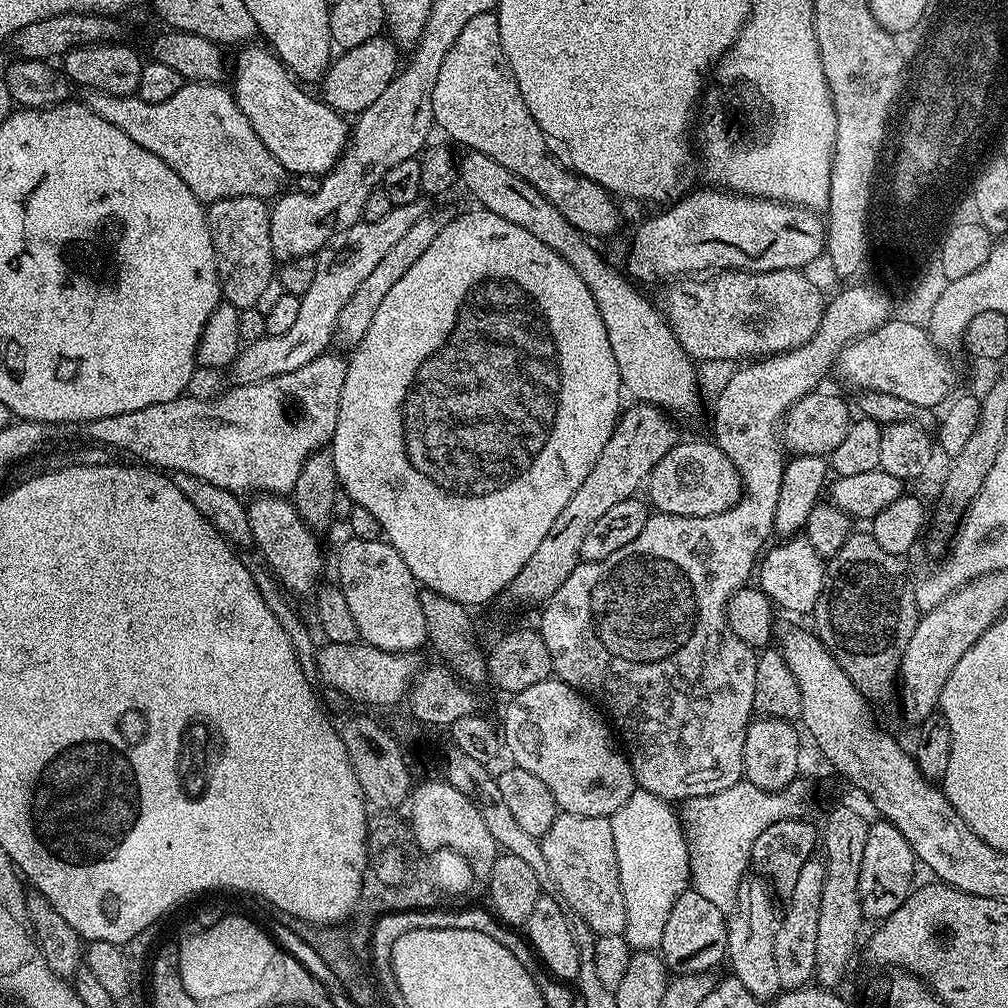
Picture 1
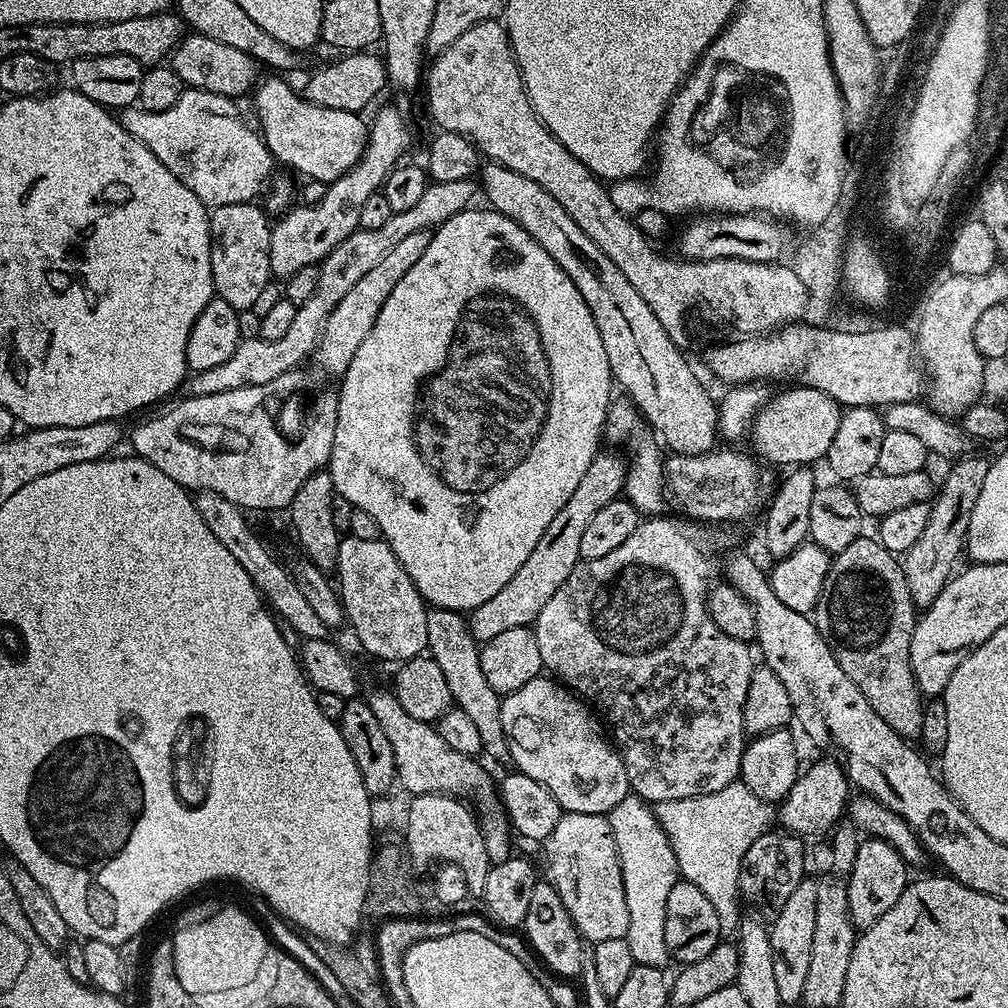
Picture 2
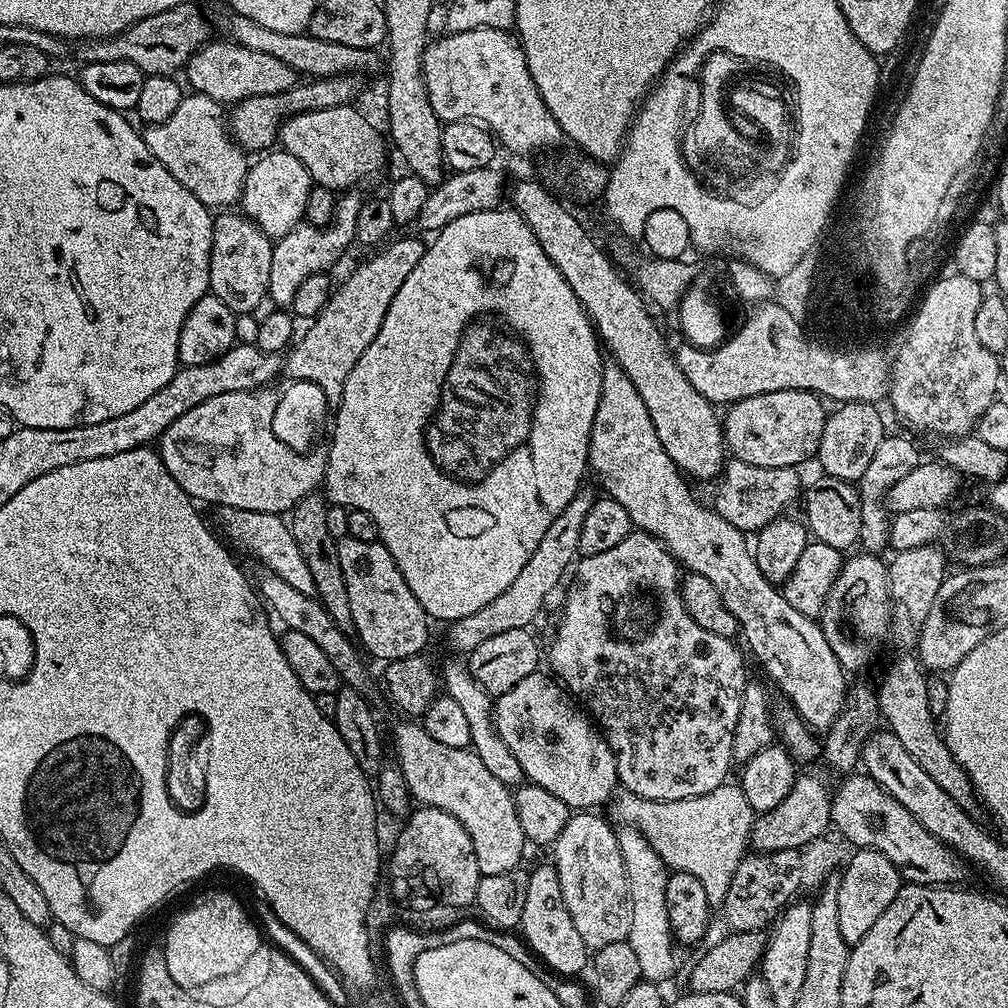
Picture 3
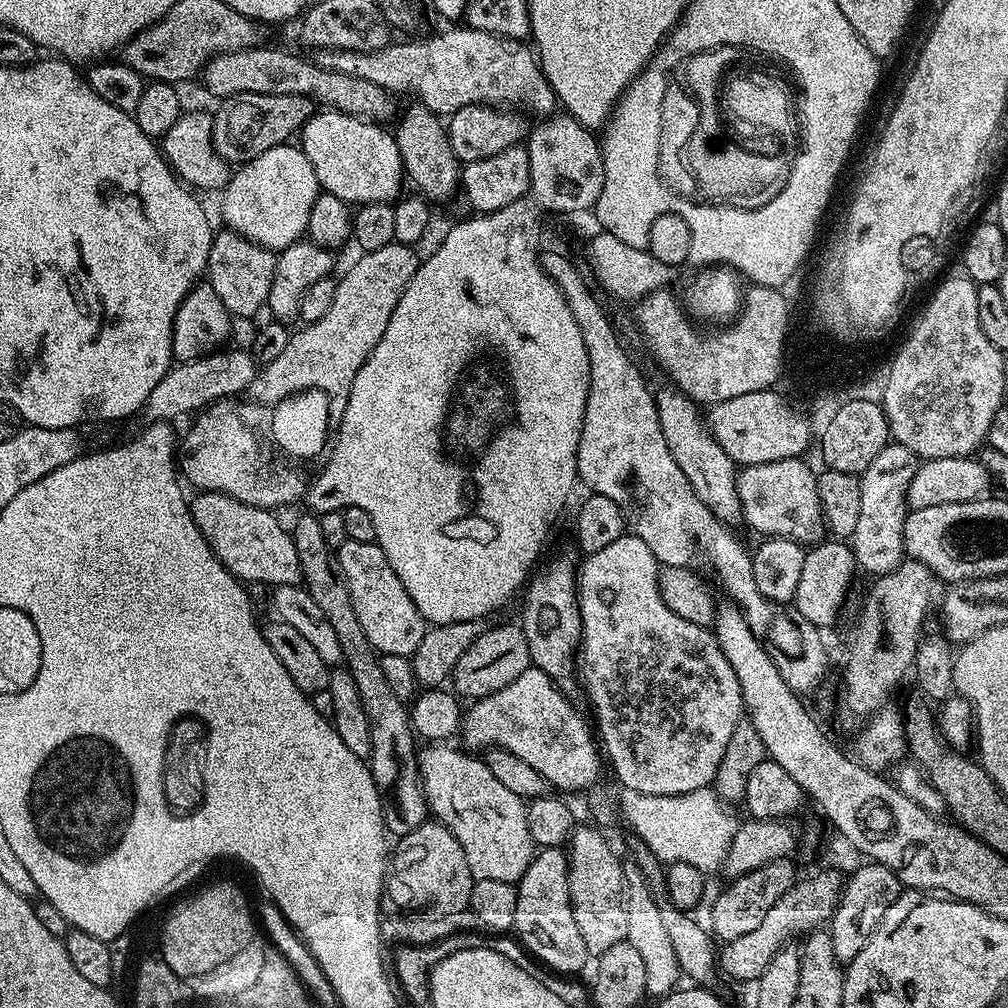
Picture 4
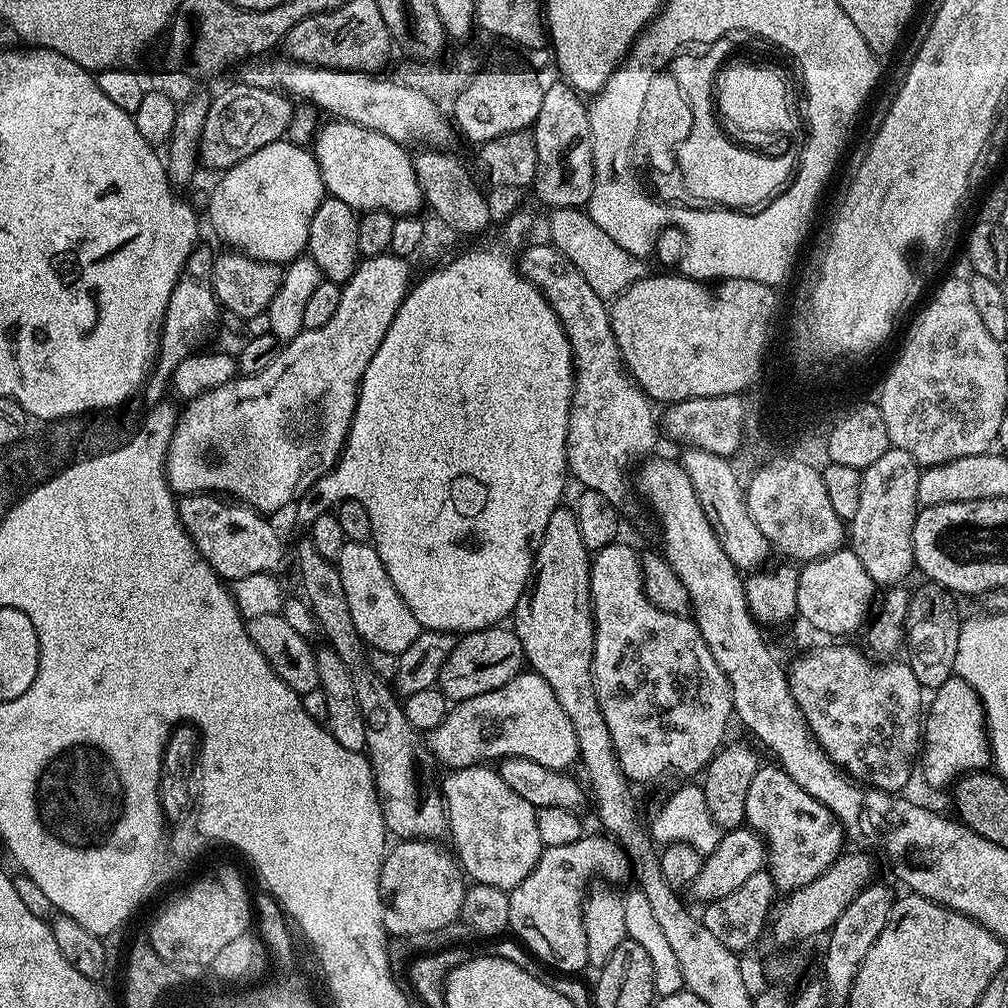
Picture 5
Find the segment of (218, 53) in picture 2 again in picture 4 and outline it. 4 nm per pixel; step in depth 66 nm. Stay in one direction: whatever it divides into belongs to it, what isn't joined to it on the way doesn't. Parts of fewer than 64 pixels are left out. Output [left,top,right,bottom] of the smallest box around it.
[202,48,393,122]

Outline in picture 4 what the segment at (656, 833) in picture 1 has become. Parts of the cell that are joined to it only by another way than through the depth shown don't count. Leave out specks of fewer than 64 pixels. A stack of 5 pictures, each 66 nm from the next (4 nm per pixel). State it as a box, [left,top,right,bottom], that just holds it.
[624,866,682,998]

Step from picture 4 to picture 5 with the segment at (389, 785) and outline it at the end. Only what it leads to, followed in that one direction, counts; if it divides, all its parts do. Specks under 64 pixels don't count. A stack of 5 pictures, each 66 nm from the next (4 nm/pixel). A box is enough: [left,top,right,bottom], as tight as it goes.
[296,539,448,840]

